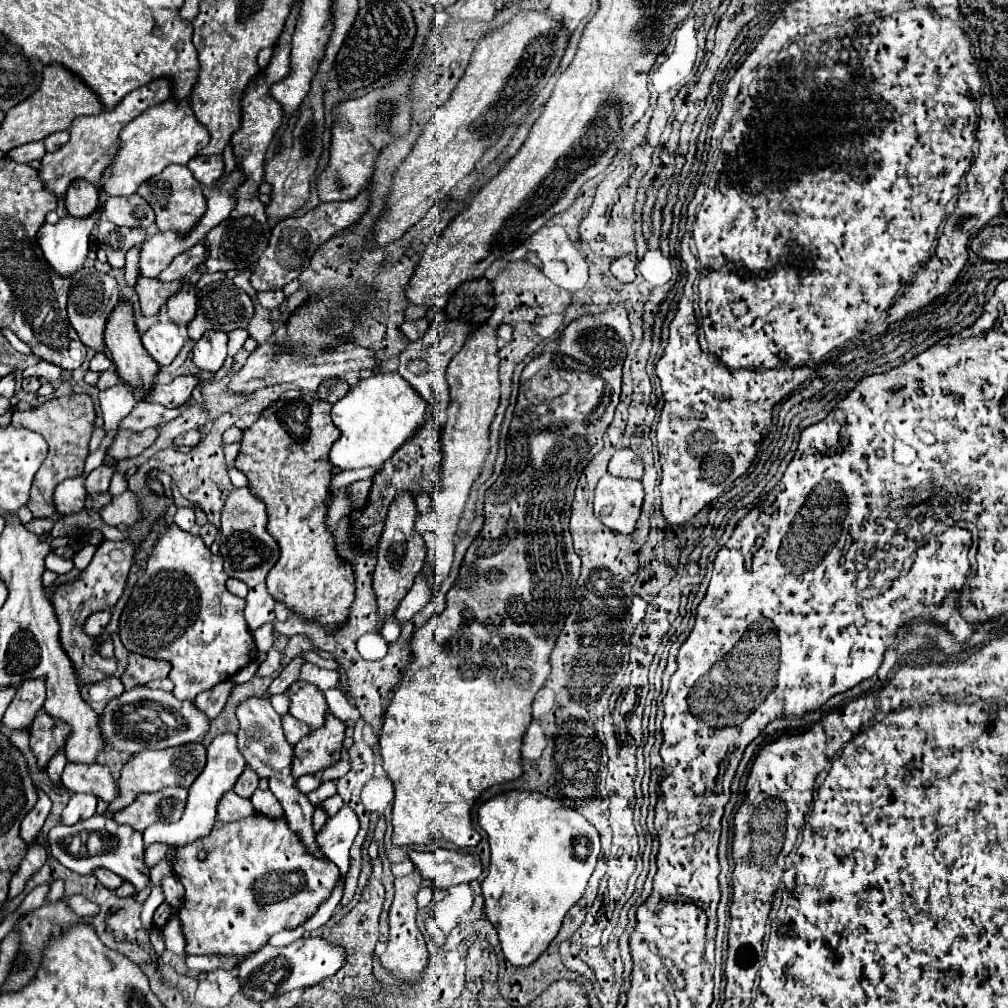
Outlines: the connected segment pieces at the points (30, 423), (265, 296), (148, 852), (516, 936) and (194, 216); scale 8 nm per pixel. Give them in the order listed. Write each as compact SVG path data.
M85 393L55 397L55 399L49 399L41 405L37 405L37 409L33 409L33 411L15 411L11 423L15 427L35 429L49 443L49 455L47 455L47 459L43 461L43 465L39 467L39 471L33 479L31 497L29 497L27 505L31 507L35 517L53 517L57 513L55 503L53 503L55 487L61 481L65 481L69 477L79 477L83 473L85 459L87 459L87 453L89 453L87 445L89 445L89 439L91 439L91 433L93 433L93 423L95 423L93 401Z
M261 291L257 297L259 297L261 305L263 305L263 307L267 307L267 309L277 309L277 307L287 299L283 291L267 291L267 293L263 293L263 291Z
M155 843L155 847L147 847L145 849L145 861L147 861L147 865L153 867L155 863L159 863L167 855L169 849L171 847L163 847L163 843Z
M519 789L499 793L483 801L479 807L479 825L489 835L491 847L489 875L481 883L485 897L485 915L499 933L505 959L515 967L527 967L549 947L549 943L559 933L565 913L583 895L597 863L599 833L577 809L563 805L561 799L547 797L539 791Z
M169 165L159 175L147 179L147 183L143 183L137 193L153 207L159 231L173 229L179 233L189 233L191 227L203 217L203 211L207 209L201 183L191 175L191 171L185 165Z

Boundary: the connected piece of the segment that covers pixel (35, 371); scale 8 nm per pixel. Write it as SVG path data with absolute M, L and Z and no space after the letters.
M39 361L37 365L31 365L31 367L27 367L25 371L23 371L23 377L31 377L31 375L37 375L39 379L43 379L43 381L57 381L59 377L61 377L61 373L63 373L63 369L61 367L57 367L57 365L51 365L51 363L47 363L47 361Z

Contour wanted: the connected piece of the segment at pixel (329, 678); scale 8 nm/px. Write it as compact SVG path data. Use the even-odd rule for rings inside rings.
M303 663L301 665L301 679L317 685L321 691L341 689L341 679L339 679L339 673L337 671L321 669L321 667L313 665L313 663Z

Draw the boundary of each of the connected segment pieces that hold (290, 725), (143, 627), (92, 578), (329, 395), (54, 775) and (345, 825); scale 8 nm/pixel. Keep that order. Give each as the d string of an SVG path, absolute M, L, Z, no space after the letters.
M283 715L283 729L285 729L285 737L289 743L299 743L311 729L305 723L299 723L299 719L295 719L293 715Z
M173 523L157 539L145 563L145 571L135 583L133 593L121 613L119 635L123 645L131 653L169 661L173 665L169 671L169 679L175 685L173 695L177 699L193 701L201 691L207 691L221 681L227 681L257 657L253 635L243 617L245 599L227 591L227 579L229 575L223 571L223 557L213 555L199 535L183 531Z
M105 539L97 547L97 553L93 555L93 561L81 571L81 575L75 581L59 585L55 589L55 595L51 597L57 619L59 619L59 625L61 625L63 649L67 651L69 659L73 661L77 677L83 685L97 683L97 681L113 675L115 669L117 669L115 657L113 659L101 657L95 651L93 639L89 635L85 635L81 627L83 627L83 623L89 615L93 615L97 611L103 611L103 609L111 609L119 601L119 597L125 589L125 583L127 583L129 569L133 565L133 553L135 553L135 543L131 539L123 539L123 541L107 541Z
M329 377L329 379L323 379L323 383L319 385L317 395L319 395L319 399L323 399L323 401L335 403L337 399L345 397L347 391L349 391L349 385L347 385L343 379L339 379L339 377Z
M59 749L57 755L49 759L49 763L47 763L47 773L49 773L49 777L51 777L55 783L59 781L65 763L67 763L67 757L65 757L65 751L63 751L63 749Z
M345 805L333 817L327 818L325 825L321 827L321 831L315 837L319 849L325 853L325 857L331 859L339 867L341 877L349 869L349 849L355 841L357 831L359 831L357 815L355 815L355 811Z

